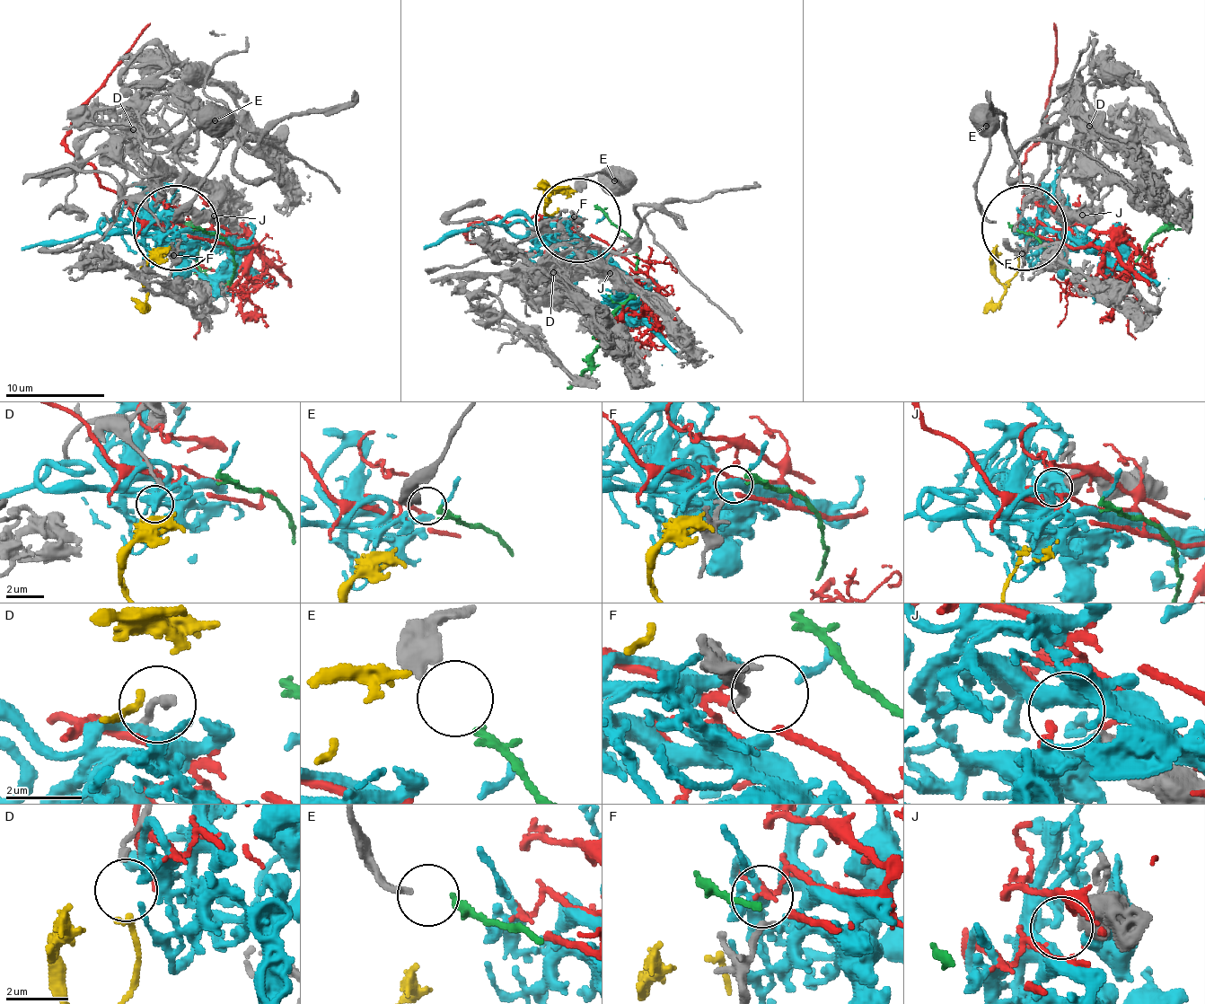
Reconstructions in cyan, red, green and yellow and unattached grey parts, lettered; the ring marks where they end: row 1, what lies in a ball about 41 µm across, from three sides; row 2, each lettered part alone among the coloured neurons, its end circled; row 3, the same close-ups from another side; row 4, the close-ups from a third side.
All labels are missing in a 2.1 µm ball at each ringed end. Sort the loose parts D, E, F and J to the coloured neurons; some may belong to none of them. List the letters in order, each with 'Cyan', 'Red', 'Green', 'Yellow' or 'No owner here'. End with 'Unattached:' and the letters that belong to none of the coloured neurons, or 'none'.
D: Yellow
E: Green
F: No owner here
J: Cyan
Unattached: F

